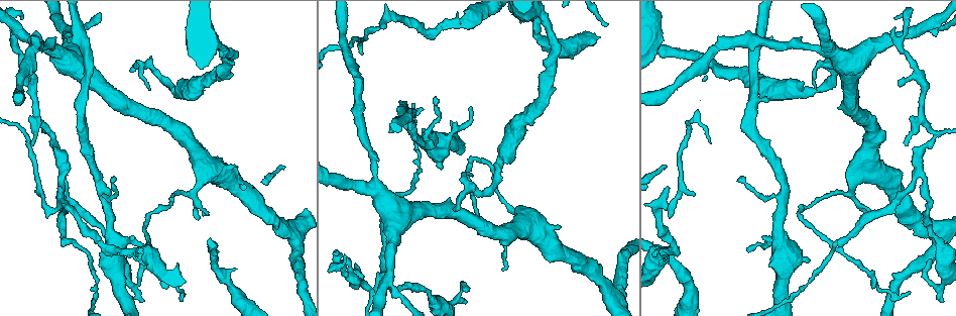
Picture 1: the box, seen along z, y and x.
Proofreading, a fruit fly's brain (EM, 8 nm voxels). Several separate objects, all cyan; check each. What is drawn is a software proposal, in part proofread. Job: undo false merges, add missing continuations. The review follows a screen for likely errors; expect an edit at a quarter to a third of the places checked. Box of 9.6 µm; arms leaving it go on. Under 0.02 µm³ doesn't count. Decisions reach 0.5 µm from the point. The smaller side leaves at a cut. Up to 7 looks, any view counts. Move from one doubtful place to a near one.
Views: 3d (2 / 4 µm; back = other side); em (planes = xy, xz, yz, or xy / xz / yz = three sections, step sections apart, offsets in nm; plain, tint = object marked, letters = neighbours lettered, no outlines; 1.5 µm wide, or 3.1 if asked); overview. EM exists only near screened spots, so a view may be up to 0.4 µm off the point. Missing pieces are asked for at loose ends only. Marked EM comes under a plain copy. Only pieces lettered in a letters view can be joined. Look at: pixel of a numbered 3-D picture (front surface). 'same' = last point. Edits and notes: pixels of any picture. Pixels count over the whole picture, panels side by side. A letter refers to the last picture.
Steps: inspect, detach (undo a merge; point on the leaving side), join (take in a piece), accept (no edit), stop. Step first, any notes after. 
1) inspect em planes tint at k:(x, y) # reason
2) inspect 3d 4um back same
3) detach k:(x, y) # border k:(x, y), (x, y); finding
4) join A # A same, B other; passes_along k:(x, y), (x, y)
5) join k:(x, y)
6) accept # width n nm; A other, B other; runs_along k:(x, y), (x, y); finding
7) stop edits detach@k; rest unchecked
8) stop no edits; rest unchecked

inspect 3d 4um at 1:(131, 68)

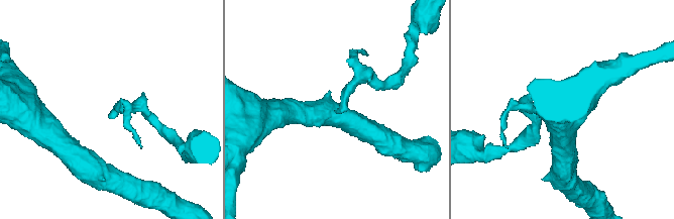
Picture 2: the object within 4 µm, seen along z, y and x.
inspect em planes letters at 2:(335, 112)

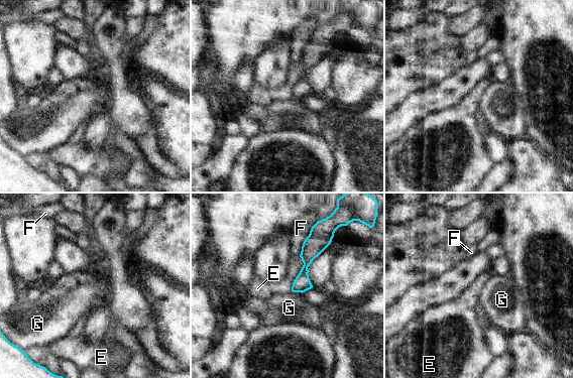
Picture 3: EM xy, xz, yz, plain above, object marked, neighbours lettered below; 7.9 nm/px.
accept # width 140 nm; E other, F other, G other; runs_along 3:(313, 236), (302, 282), (295, 289); no lettered piece goes on from it

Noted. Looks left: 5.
inspect em xz step 8 letters at 1:(942, 251) # thick turns thin

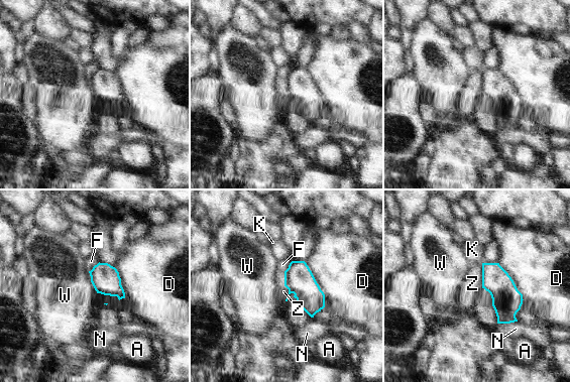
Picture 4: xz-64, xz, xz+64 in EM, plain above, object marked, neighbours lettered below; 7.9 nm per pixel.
accept # longest_contact D 400 nm; A other, D other, F other, K other, N other, W other, Z other; all the same neuron

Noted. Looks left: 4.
inspect 3d 4um at 1:(466, 303) # free end

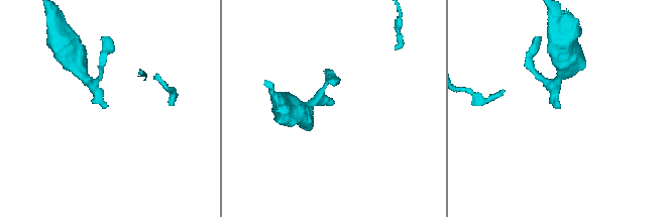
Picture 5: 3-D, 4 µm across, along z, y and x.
inspect em xz step 4 tint at 5:(105, 108) # need the tissue

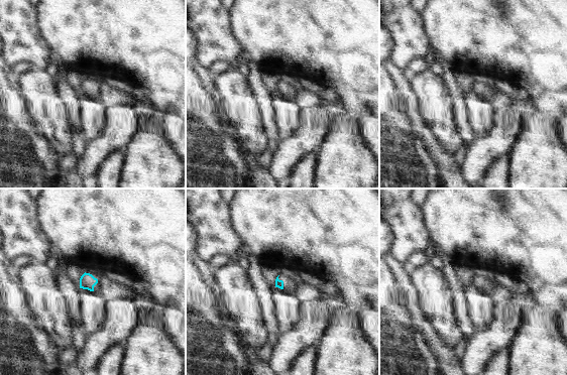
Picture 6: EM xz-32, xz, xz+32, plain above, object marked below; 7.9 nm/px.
inspect em planes letters same

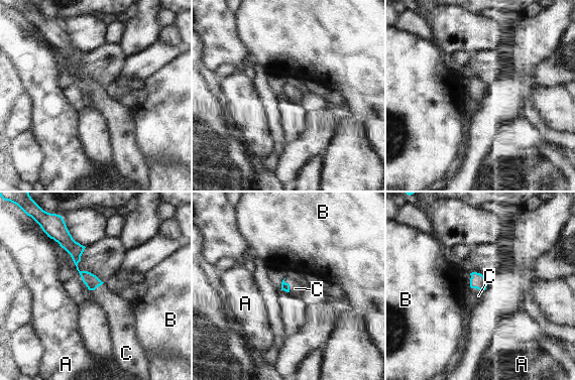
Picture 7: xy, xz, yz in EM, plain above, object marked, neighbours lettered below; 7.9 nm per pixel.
join C # A other, B other, C same; passes_along 7:(284, 286), (289, 284), (295, 288); it goes on there

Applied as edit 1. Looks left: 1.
stop edits join@7; rest unchecked

